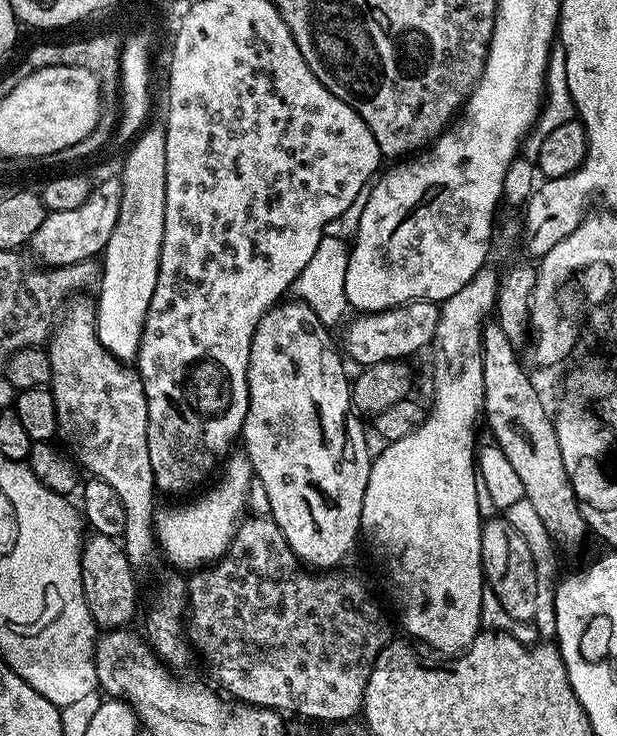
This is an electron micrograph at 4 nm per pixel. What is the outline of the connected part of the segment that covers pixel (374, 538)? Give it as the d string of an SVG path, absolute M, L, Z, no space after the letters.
M485 266L458 290L458 294L451 296L449 300L440 304L440 317L438 318L438 330L434 341L436 348L436 361L432 364L432 410L425 415L424 423L418 425L415 431L408 436L398 438L392 443L385 443L381 452L375 453L370 478L366 482L366 494L362 498L362 518L360 519L360 530L363 539L368 539L368 544L372 547L372 552L376 555L376 560L380 563L382 571L388 575L388 584L392 587L392 600L396 603L396 608L400 611L400 624L413 636L413 641L421 645L429 644L432 649L440 654L456 654L468 647L477 632L481 631L480 610L482 606L482 594L486 590L484 578L484 567L480 565L480 530L482 519L478 514L477 495L475 494L475 482L478 477L477 469L474 467L476 459L478 440L476 440L476 419L479 421L482 416L484 406L484 325L493 315L496 306L496 291L500 281L498 272L491 266Z

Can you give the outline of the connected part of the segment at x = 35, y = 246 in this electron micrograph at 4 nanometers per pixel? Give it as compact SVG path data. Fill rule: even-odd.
M112 178L102 181L101 184L97 183L94 191L86 198L86 202L82 202L82 206L74 210L49 212L42 226L38 226L38 230L31 238L31 255L49 268L70 266L99 257L110 242L110 234L114 234L114 222L118 222L121 198L119 179Z

